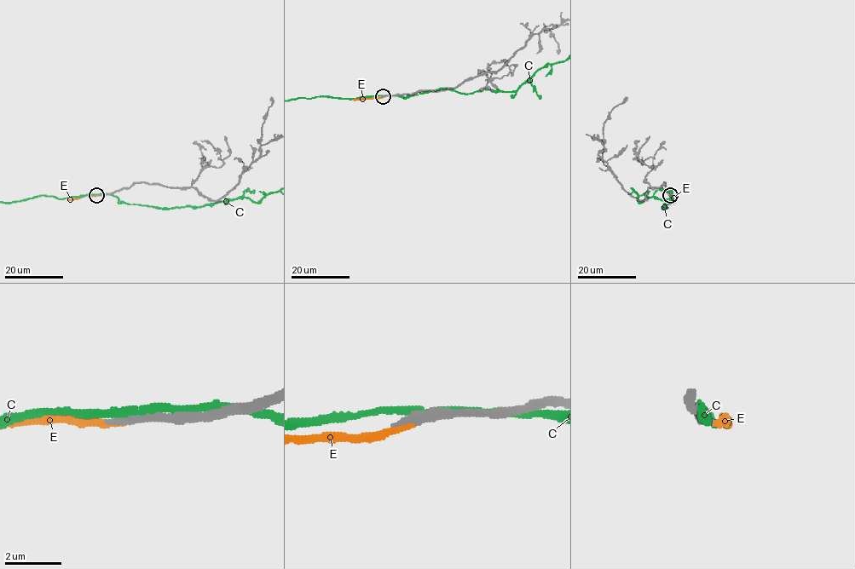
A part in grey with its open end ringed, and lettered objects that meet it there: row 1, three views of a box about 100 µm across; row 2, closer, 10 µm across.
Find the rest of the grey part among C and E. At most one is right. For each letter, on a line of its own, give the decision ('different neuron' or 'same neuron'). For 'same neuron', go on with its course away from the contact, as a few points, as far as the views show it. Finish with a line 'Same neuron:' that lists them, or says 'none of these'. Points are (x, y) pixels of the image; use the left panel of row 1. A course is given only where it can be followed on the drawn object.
C: different neuron
E: same neuron | via (95, 195), (67, 200)
Same neuron: E

